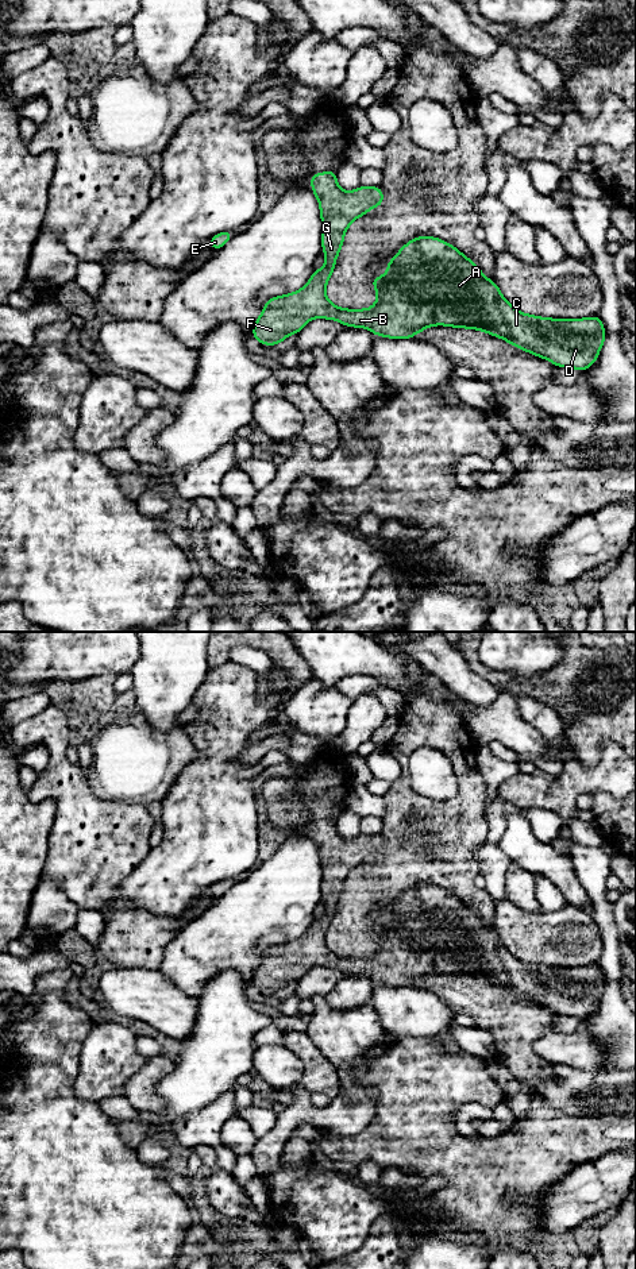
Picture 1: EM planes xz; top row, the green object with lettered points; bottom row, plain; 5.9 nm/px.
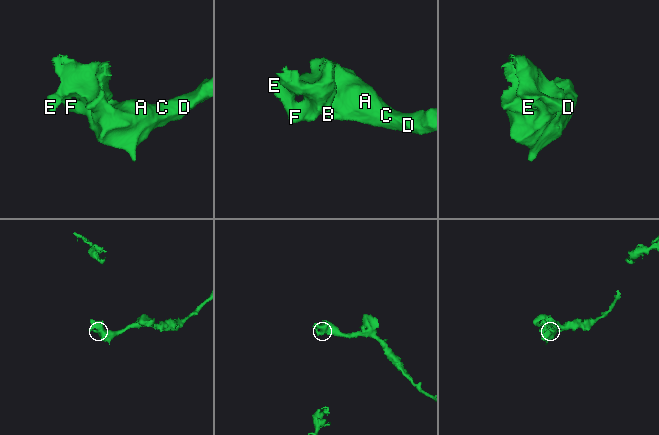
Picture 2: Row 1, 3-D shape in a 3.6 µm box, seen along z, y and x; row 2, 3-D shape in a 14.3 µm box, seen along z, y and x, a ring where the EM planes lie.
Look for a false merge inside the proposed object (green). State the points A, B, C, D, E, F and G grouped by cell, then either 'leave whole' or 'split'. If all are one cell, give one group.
A B C D E F G; leave whole

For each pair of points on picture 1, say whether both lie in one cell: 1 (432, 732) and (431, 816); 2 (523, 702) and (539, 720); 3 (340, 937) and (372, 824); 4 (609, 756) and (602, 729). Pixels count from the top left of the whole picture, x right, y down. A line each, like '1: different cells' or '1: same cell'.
1: same cell
2: same cell
3: different cells
4: different cells

